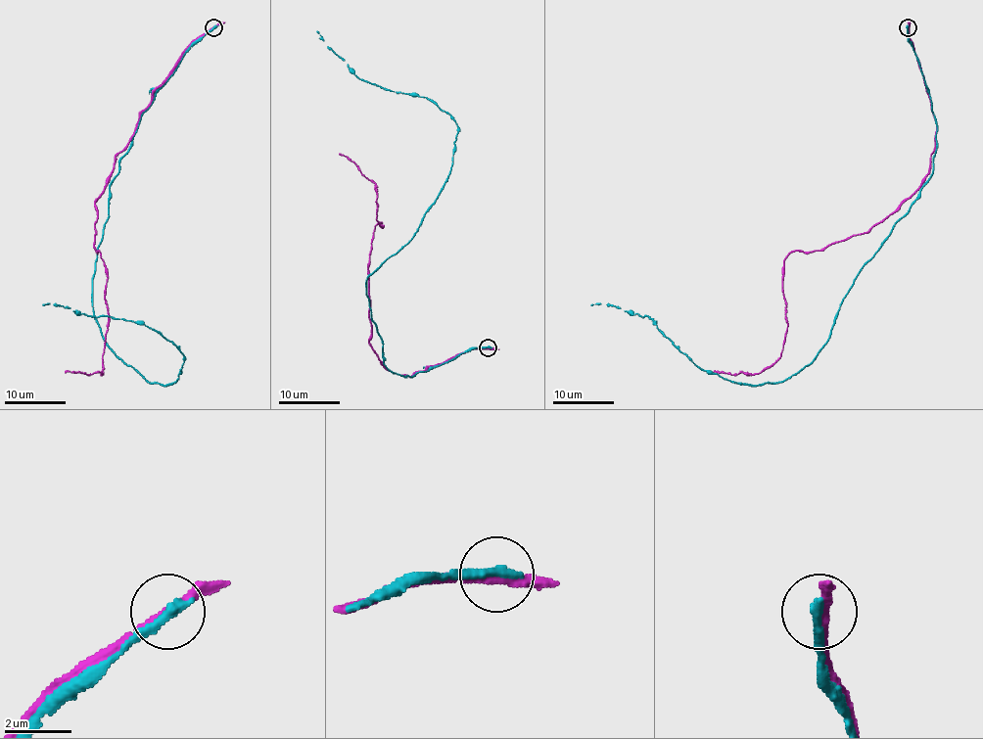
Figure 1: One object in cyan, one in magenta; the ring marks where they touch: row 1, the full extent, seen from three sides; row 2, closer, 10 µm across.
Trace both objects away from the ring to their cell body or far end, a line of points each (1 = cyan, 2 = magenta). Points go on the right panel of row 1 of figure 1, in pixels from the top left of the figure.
1: (908, 27), (937, 124), (932, 172), (808, 365), (737, 384), (700, 370), (647, 316), (590, 305)
2: (908, 27), (935, 120), (924, 180), (866, 233), (792, 251), (781, 354), (759, 373), (714, 373)

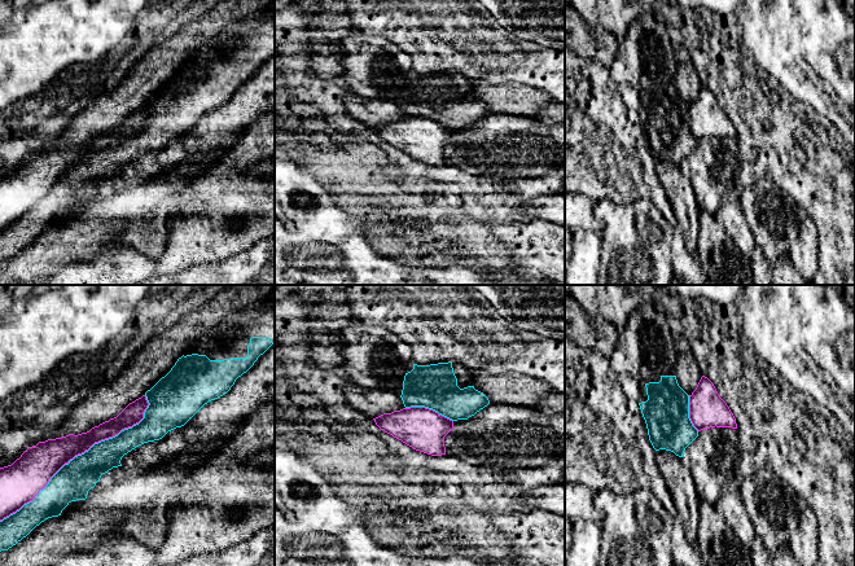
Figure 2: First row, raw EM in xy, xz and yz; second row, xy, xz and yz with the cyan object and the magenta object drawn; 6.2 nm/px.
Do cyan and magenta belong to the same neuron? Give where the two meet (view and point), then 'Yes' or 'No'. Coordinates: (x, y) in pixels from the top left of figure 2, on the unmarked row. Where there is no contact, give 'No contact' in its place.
Touches cyan at xy (82, 163). No

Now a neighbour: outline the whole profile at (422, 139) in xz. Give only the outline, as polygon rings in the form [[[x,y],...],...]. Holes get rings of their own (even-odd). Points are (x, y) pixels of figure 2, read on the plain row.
[[[411,117],[373,128],[385,142],[416,161],[446,164],[444,146],[453,139],[453,131],[425,117]]]

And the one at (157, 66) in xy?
[[[220,0],[200,21],[184,26],[162,44],[148,44],[148,51],[115,88],[102,89],[88,100],[84,110],[73,118],[57,140],[43,144],[30,157],[69,144],[87,142],[117,127],[165,87],[207,40],[218,36],[227,25],[267,8],[272,1]]]

